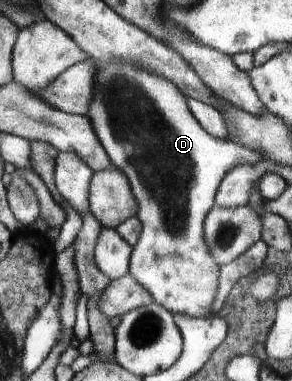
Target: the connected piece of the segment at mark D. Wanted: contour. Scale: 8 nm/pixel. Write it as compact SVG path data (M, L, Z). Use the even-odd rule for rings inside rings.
M109 61L98 66L100 73L96 79L96 93L87 116L112 166L128 177L133 196L139 201L136 217L141 221L142 232L137 244L132 246L129 274L147 289L153 302L167 308L174 317L214 317L221 266L213 260L205 243L204 223L216 204L216 192L229 171L241 167L241 163L255 165L262 160L262 155L229 139L211 137L192 115L188 98L169 79L151 71L141 71L141 68L129 63Z

